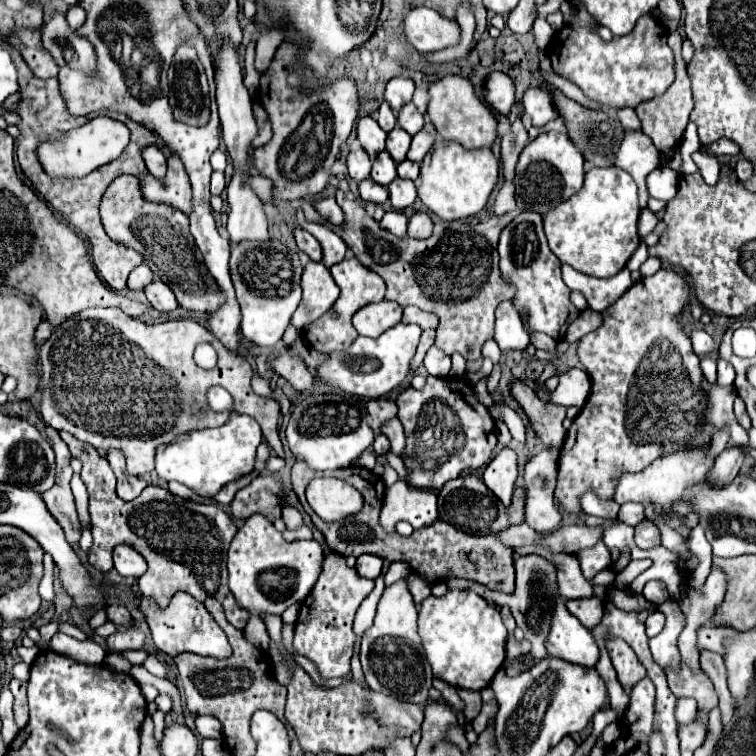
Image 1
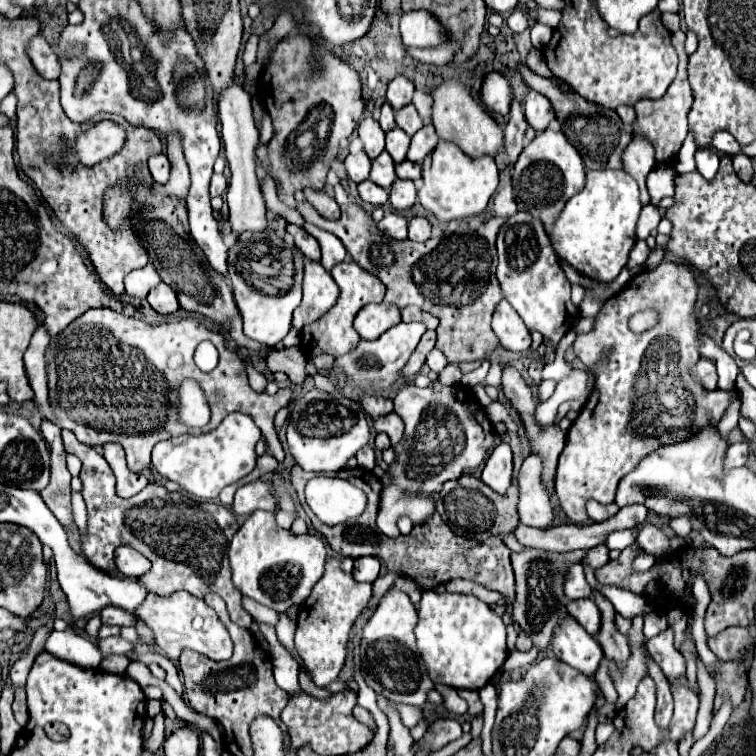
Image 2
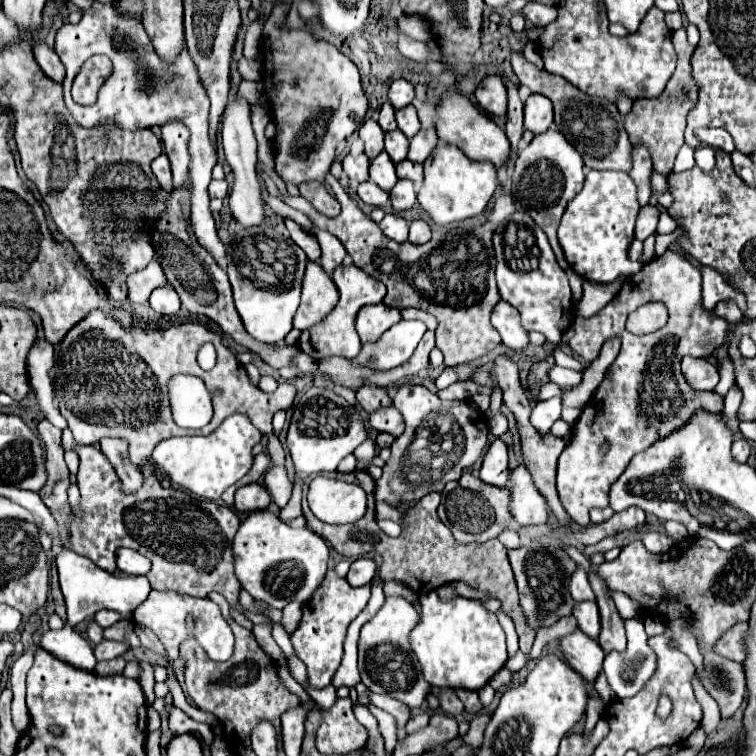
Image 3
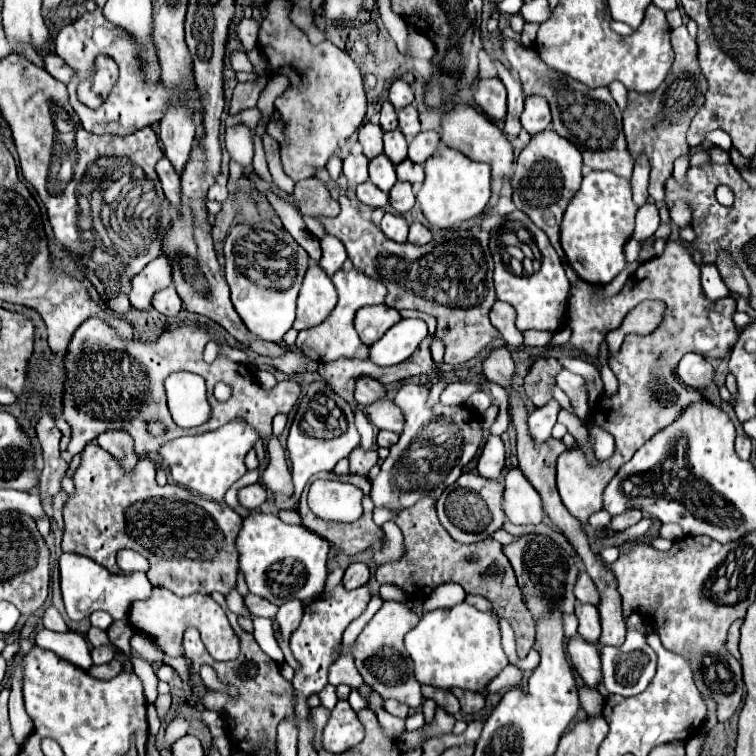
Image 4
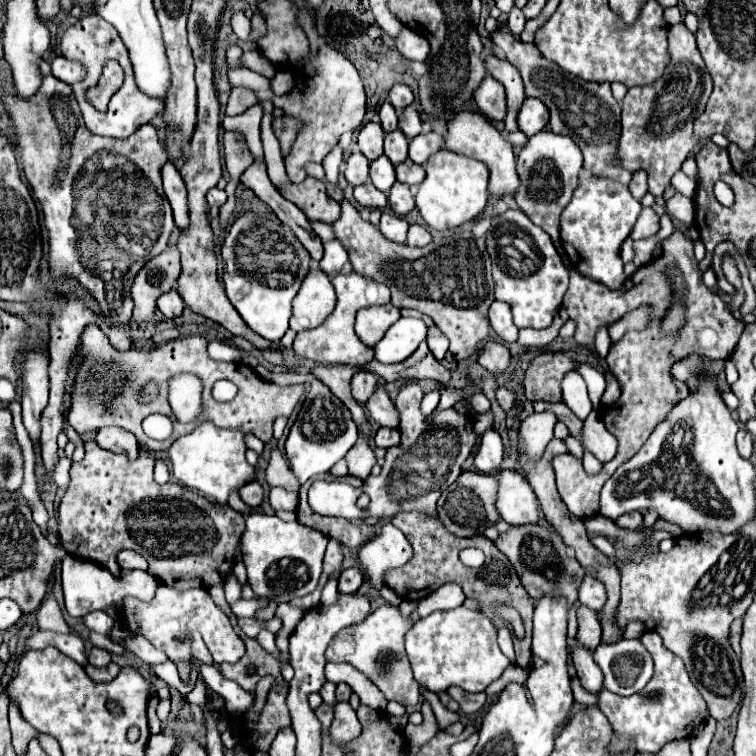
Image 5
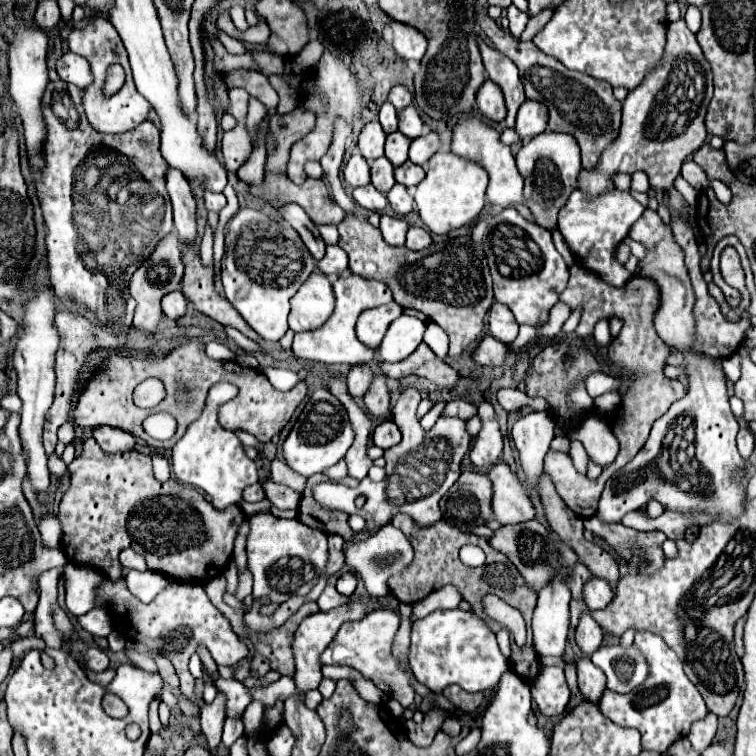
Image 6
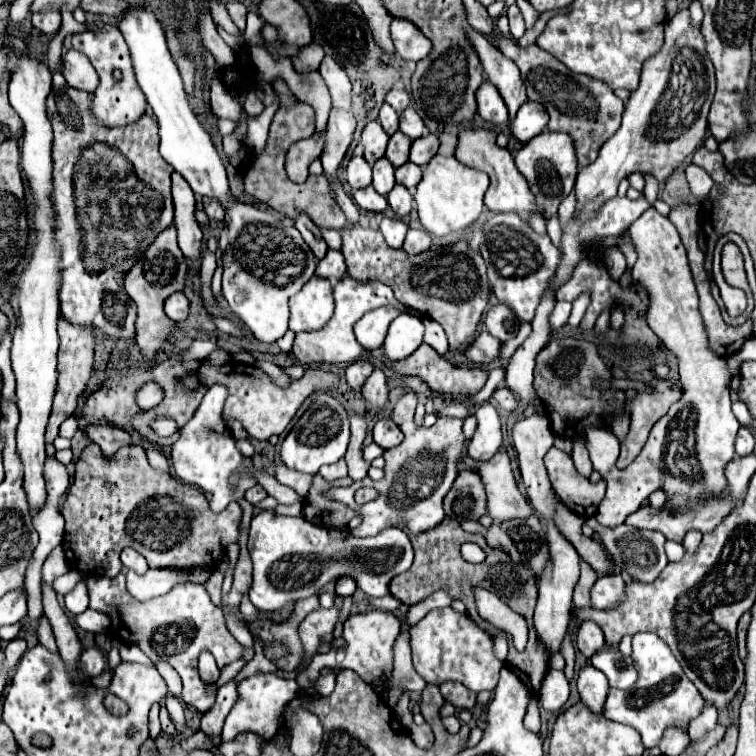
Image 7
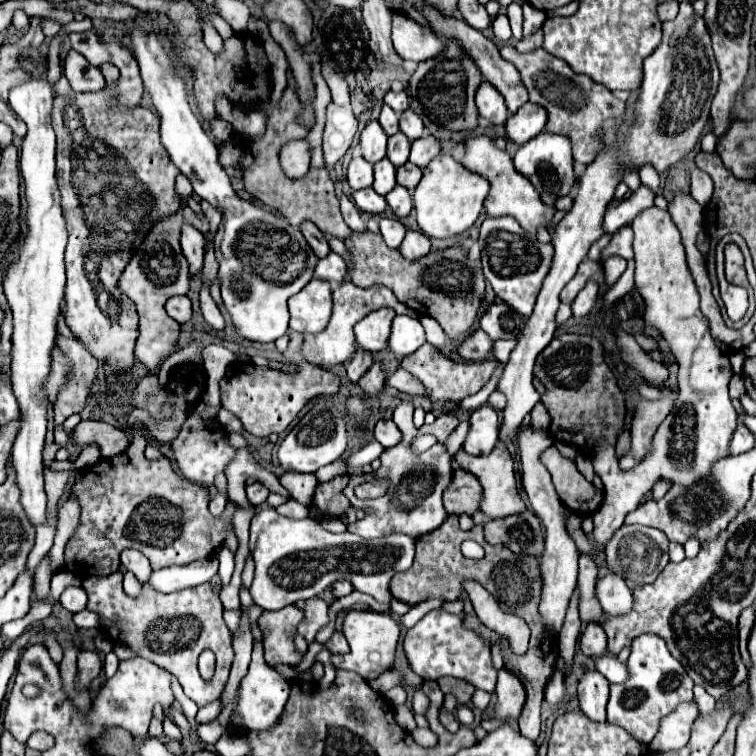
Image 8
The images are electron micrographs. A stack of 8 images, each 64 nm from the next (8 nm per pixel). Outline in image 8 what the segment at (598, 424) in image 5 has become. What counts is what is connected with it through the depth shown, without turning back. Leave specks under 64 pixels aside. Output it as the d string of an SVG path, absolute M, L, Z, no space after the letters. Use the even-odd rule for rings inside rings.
M652 206L644 212L640 212L640 216L632 222L632 230L634 230L634 254L636 254L636 258L634 258L636 260L636 272L634 272L636 290L640 292L640 296L646 302L644 322L660 332L660 336L668 342L670 352L680 366L680 370L678 370L680 396L678 396L678 402L672 408L672 412L658 426L648 454L634 468L630 468L626 472L618 468L619 460L616 456L615 446L609 445L603 440L598 440L594 444L596 446L594 452L592 452L594 472L598 476L602 476L602 484L604 484L604 492L606 492L600 508L592 516L592 520L594 520L594 540L598 544L598 550L604 550L606 540L624 524L626 514L638 508L638 504L644 500L644 496L648 496L652 492L652 488L658 480L668 480L672 486L678 484L682 488L690 488L692 484L700 484L704 480L710 480L712 478L712 466L720 458L730 456L732 432L736 432L736 410L734 410L734 406L730 402L730 396L728 396L728 382L730 382L734 372L732 372L728 356L724 356L716 348L716 344L710 336L710 330L708 330L708 320L702 316L702 312L698 308L698 290L696 290L696 284L694 284L692 274L688 270L686 252L684 252L684 246L680 242L680 232L678 232L676 224L670 220L668 212L658 210L656 206Z

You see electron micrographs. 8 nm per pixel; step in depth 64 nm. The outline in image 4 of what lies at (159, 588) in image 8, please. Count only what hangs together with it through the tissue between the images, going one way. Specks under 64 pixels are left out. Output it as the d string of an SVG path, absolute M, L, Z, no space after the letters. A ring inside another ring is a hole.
M62 554L60 556L60 584L62 584L66 614L74 622L88 618L96 610L110 612L114 620L128 618L132 602L146 600L152 592L152 584L144 572L110 574L106 568L98 566L94 560L80 556L80 554Z

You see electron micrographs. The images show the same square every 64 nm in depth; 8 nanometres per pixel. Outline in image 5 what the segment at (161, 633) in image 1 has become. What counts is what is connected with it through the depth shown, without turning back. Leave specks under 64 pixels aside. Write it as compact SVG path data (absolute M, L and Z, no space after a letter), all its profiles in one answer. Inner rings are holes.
M160 586L156 590L156 596L150 602L128 598L128 600L124 600L122 622L128 626L128 630L132 634L142 634L150 644L164 650L166 656L174 663L189 662L192 659L190 645L186 639L192 630L198 630L202 634L212 658L216 660L216 664L236 662L246 652L244 642L234 632L228 616L214 604L210 594L202 588L194 588L194 590L180 594L168 586Z

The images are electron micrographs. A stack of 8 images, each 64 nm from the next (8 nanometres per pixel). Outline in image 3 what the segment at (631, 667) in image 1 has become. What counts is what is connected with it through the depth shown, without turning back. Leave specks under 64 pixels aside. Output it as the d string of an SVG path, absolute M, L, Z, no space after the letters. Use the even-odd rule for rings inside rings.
M590 570L590 584L596 594L596 604L600 608L600 622L602 632L598 636L598 644L604 652L624 652L626 650L626 634L624 634L624 620L620 618L610 594L608 586L596 576L596 570Z

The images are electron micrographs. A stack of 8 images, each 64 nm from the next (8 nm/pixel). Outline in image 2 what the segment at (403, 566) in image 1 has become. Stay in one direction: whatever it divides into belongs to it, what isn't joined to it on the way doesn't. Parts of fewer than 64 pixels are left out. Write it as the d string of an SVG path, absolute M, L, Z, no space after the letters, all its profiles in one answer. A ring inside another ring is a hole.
M390 570L388 574L380 576L380 578L374 582L374 596L376 596L376 600L382 598L382 594L394 584L396 578L400 578L400 572L398 572L398 570Z

